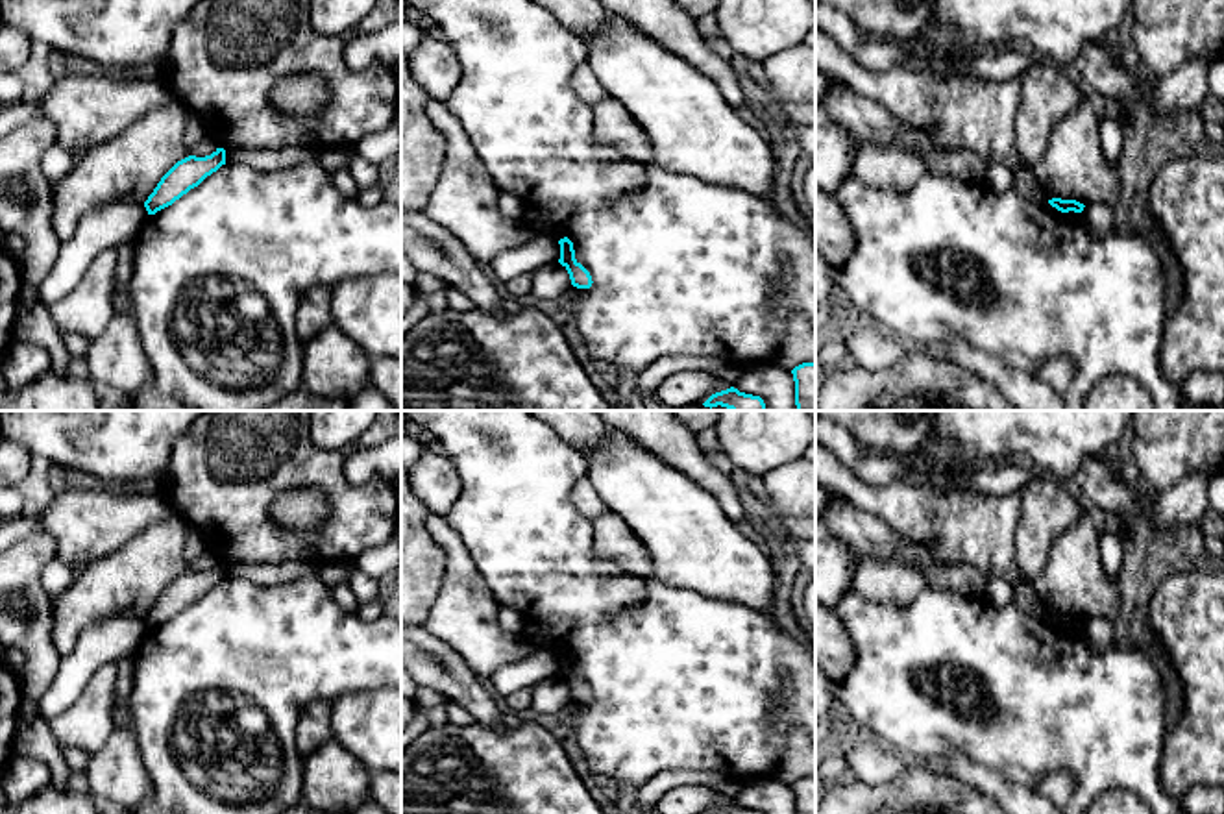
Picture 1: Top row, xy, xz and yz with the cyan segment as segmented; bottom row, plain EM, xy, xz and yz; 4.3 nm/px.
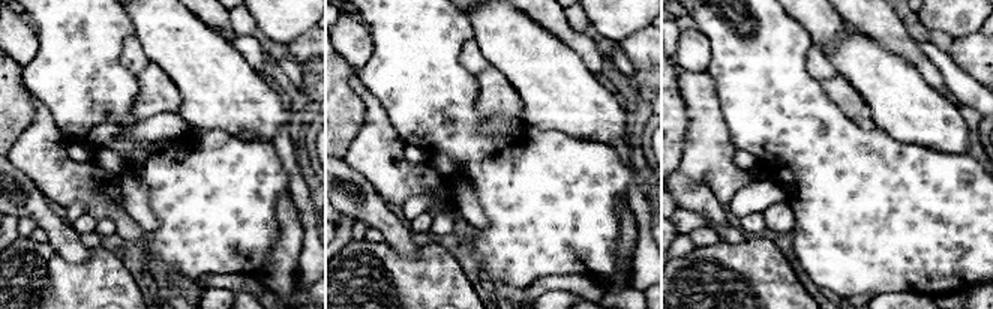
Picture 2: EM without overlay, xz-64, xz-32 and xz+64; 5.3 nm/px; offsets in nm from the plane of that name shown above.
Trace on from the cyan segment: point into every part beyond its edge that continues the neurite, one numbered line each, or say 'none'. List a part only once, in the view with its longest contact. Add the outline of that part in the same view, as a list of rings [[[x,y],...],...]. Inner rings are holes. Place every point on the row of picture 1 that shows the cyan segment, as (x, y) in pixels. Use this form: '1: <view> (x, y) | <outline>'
none

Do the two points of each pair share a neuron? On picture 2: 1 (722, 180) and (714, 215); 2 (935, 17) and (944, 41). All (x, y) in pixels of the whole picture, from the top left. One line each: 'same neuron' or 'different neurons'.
1: different neurons
2: different neurons

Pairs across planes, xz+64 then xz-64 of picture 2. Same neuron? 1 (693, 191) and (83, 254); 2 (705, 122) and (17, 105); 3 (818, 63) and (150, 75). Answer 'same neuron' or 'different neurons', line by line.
1: same neuron
2: different neurons
3: different neurons

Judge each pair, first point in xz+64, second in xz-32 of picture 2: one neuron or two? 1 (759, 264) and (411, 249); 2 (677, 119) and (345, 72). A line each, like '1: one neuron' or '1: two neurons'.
1: two neurons
2: one neuron

